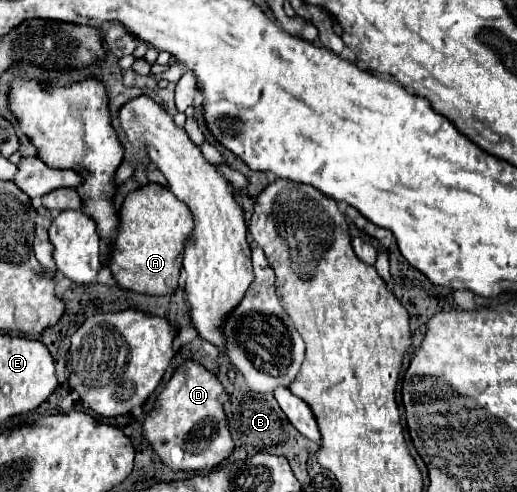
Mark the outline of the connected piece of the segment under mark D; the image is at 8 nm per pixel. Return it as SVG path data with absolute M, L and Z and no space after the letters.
M185 361L157 395L155 407L143 421L143 435L153 451L173 471L211 471L233 451L233 439L219 395L223 385L203 365Z

